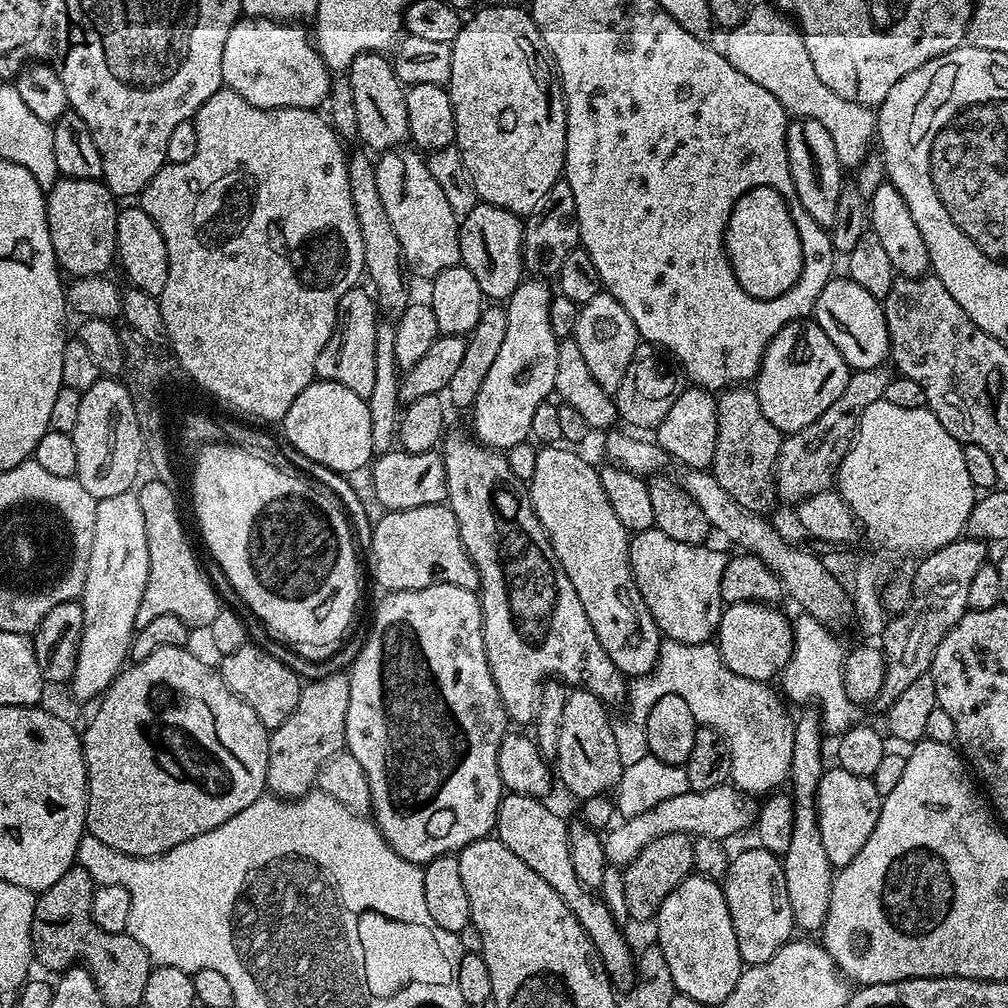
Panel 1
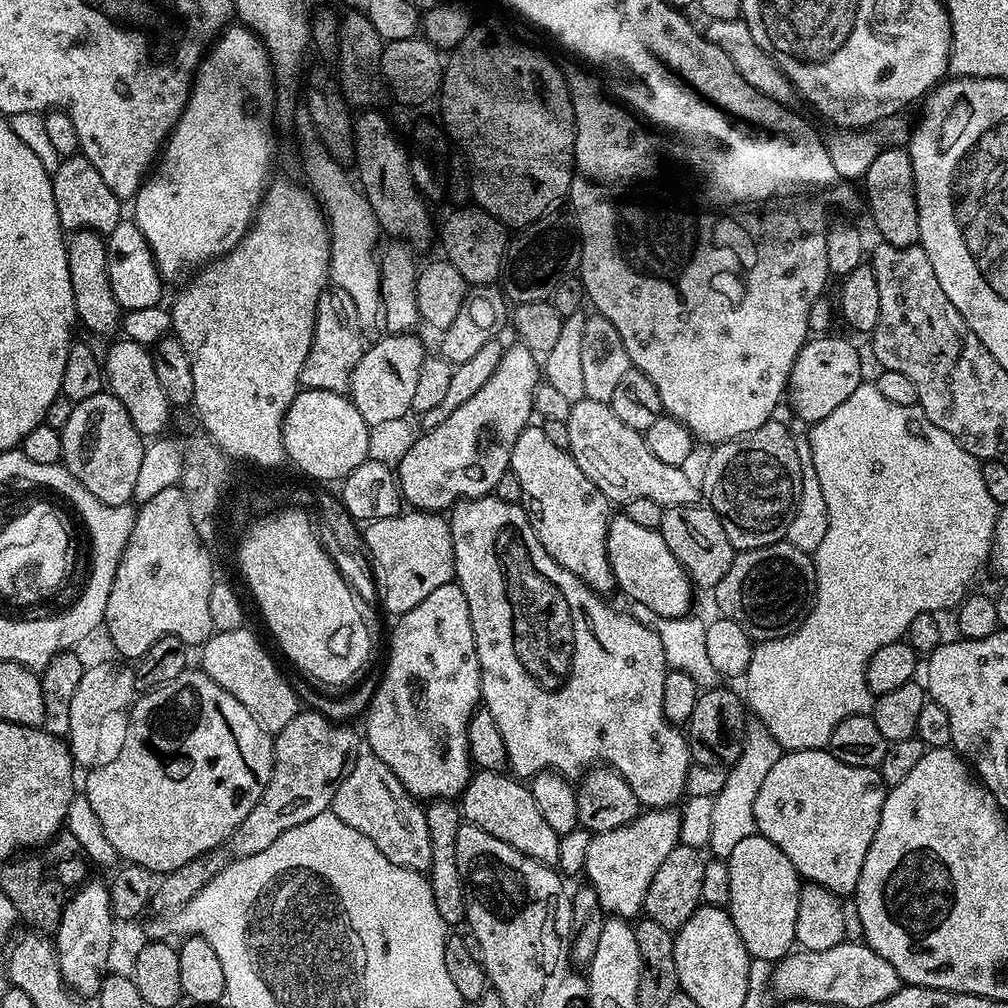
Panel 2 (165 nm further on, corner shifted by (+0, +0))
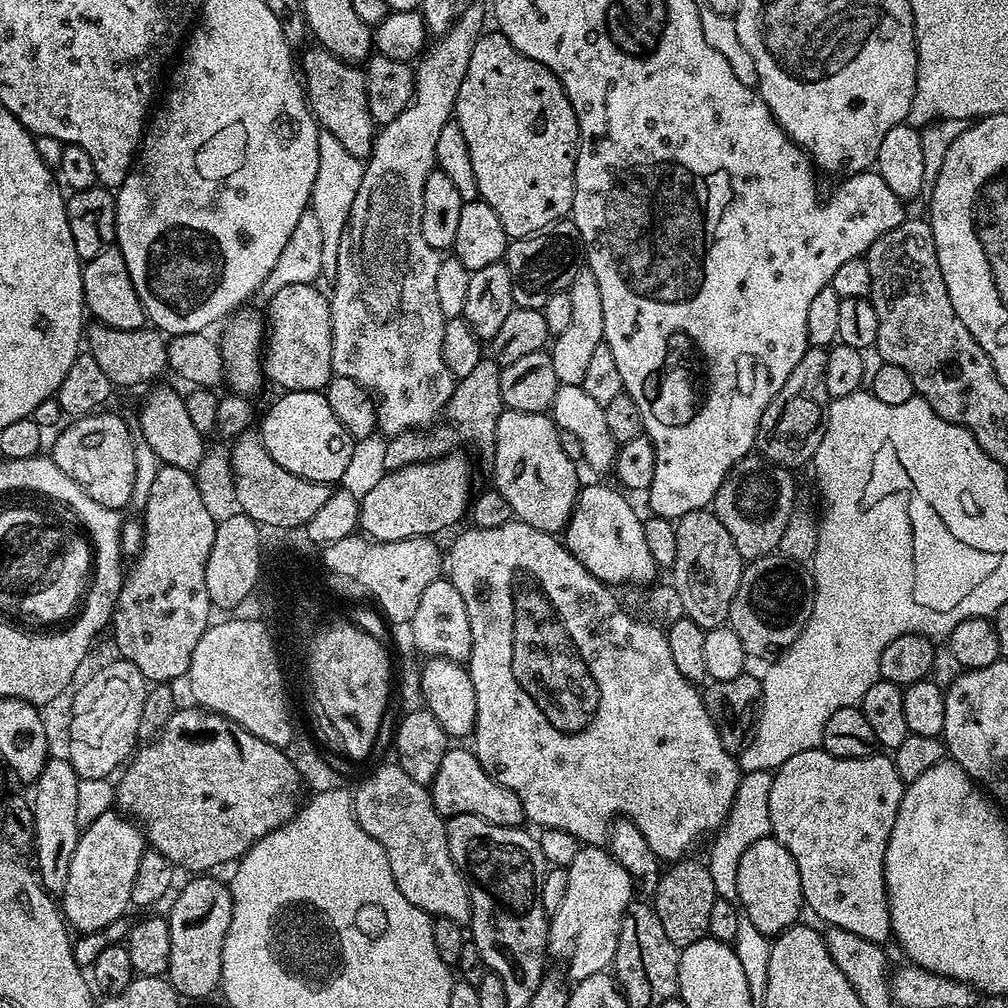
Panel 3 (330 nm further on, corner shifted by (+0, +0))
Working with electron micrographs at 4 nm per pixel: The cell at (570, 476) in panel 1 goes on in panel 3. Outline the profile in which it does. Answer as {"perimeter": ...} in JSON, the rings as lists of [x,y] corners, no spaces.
{"perimeter":[[[535,412],[500,413],[496,427],[496,452],[490,461],[496,471],[495,491],[510,502],[513,517],[543,532],[563,533],[576,508],[582,480],[576,477],[577,461],[566,458],[558,442],[551,415]]]}

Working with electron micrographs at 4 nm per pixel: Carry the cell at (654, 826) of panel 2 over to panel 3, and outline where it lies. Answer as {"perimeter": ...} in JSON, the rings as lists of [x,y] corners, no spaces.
{"perimeter":[[[600,846],[581,847],[578,858],[574,858],[574,862],[570,862],[567,872],[569,882],[566,885],[566,894],[563,895],[561,906],[558,907],[556,913],[550,916],[548,922],[546,952],[551,959],[553,956],[558,963],[564,964],[563,971],[566,976],[566,971],[568,971],[567,979],[575,982],[582,978],[590,978],[590,974],[605,971],[615,961],[620,923],[628,905],[633,903],[634,885],[630,874],[626,874],[626,870],[622,870],[622,866],[618,866],[618,862],[612,857],[611,852]]]}

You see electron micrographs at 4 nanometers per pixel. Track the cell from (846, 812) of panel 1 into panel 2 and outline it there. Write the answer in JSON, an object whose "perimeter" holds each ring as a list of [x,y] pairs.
{"perimeter":[[[803,748],[800,752],[785,751],[778,758],[778,762],[774,762],[770,774],[766,774],[765,780],[762,781],[762,787],[758,789],[758,798],[754,798],[756,831],[770,842],[774,842],[774,846],[778,846],[778,850],[782,850],[782,854],[786,854],[786,858],[790,858],[790,862],[805,881],[820,884],[823,888],[829,888],[838,897],[848,898],[855,893],[858,878],[862,874],[862,862],[866,862],[866,850],[870,850],[870,842],[874,842],[874,834],[878,830],[885,795],[886,785],[877,769],[846,766],[846,762],[838,762],[838,758],[834,758],[832,753],[824,748]]]}

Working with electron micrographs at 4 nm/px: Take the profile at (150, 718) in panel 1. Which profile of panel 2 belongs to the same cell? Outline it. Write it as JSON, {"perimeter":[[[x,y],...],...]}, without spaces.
{"perimeter":[[[189,670],[178,674],[178,678],[170,678],[170,682],[159,684],[156,688],[135,697],[126,716],[126,738],[122,746],[114,753],[110,763],[103,764],[101,768],[93,768],[85,775],[88,777],[85,778],[84,784],[82,780],[82,794],[90,802],[102,834],[106,834],[110,846],[114,846],[121,861],[142,866],[153,874],[167,874],[186,866],[186,862],[215,853],[216,847],[219,844],[221,847],[234,834],[242,818],[246,818],[246,814],[254,810],[258,798],[262,798],[264,788],[270,782],[273,743],[273,737],[256,721],[254,714],[250,714],[250,710],[246,710],[246,706],[242,706],[242,702],[234,698],[234,694],[222,690],[222,686],[218,686],[218,682],[211,680],[203,670]]]}

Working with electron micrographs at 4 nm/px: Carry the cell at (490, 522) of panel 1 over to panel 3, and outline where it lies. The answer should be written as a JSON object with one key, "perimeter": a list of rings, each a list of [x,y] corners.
{"perimeter":[[[515,518],[508,524],[493,528],[465,528],[465,532],[453,542],[452,549],[449,552],[447,549],[446,568],[452,571],[452,585],[458,594],[462,594],[462,602],[466,602],[470,622],[472,652],[466,667],[474,682],[474,698],[478,702],[476,730],[471,737],[470,748],[480,765],[502,786],[518,794],[525,821],[533,820],[537,829],[566,830],[566,834],[576,836],[581,845],[600,846],[607,841],[613,819],[627,818],[634,821],[638,830],[642,830],[642,838],[646,838],[650,850],[654,850],[661,861],[675,862],[687,857],[696,840],[715,833],[727,820],[742,773],[737,757],[727,752],[718,738],[718,730],[706,710],[701,689],[678,674],[665,629],[643,624],[624,612],[623,606],[612,594],[613,589],[589,574],[582,562],[578,562],[578,558],[574,558],[574,554],[553,533],[543,532]]]}

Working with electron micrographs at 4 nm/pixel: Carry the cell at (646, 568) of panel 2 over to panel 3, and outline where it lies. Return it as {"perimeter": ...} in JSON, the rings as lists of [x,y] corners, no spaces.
{"perimeter":[[[585,483],[576,498],[576,508],[562,533],[568,551],[582,562],[594,578],[604,584],[644,584],[658,572],[654,558],[646,546],[644,520],[632,509],[629,497],[623,491],[607,488],[604,484]]]}

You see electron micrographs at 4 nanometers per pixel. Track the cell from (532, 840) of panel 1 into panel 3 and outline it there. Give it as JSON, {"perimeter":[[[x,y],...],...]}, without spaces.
{"perimeter":[[[449,747],[448,753],[442,758],[442,766],[438,766],[438,774],[431,782],[430,793],[437,814],[443,818],[458,814],[475,814],[478,818],[503,828],[523,825],[524,811],[518,794],[496,781],[480,765],[475,752],[464,748]]]}

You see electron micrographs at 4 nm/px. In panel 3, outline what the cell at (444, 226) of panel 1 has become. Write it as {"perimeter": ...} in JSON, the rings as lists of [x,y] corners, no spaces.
{"perimeter":[[[312,46],[304,56],[302,87],[317,125],[334,134],[335,138],[342,142],[343,149],[348,150],[354,158],[367,161],[372,155],[374,125],[368,109],[364,72],[357,65],[347,64],[324,48]]]}

